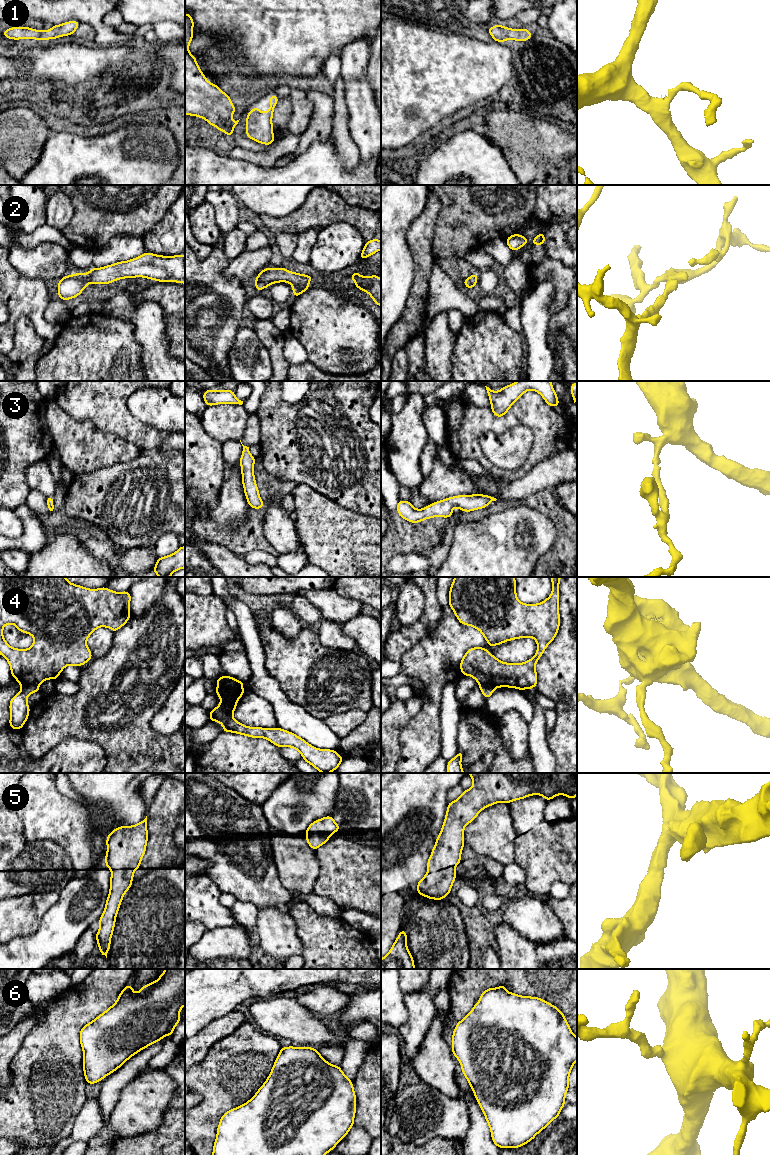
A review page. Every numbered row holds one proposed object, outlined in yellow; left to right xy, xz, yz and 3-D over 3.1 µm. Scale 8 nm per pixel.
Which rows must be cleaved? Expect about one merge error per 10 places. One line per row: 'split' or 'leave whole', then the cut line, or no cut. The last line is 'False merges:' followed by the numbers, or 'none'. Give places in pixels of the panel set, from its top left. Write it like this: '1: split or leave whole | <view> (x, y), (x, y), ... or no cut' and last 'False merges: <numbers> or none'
1: leave whole | no cut
2: leave whole | no cut
3: leave whole | no cut
4: split | xz (234, 678), (226, 685), (218, 684)
5: leave whole | no cut
6: leave whole | no cut
False merges: 4

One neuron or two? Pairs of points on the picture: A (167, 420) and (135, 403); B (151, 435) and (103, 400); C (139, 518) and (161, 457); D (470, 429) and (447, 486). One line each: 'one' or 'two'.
A: one
B: one
C: one
D: two

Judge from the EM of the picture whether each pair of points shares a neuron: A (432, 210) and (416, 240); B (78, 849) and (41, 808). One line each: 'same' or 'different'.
A: same
B: same

